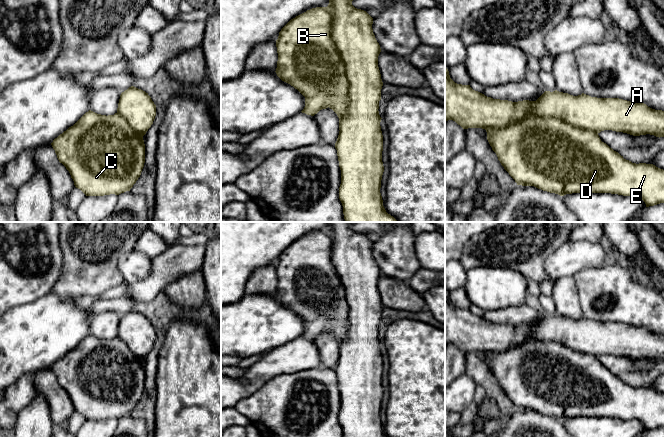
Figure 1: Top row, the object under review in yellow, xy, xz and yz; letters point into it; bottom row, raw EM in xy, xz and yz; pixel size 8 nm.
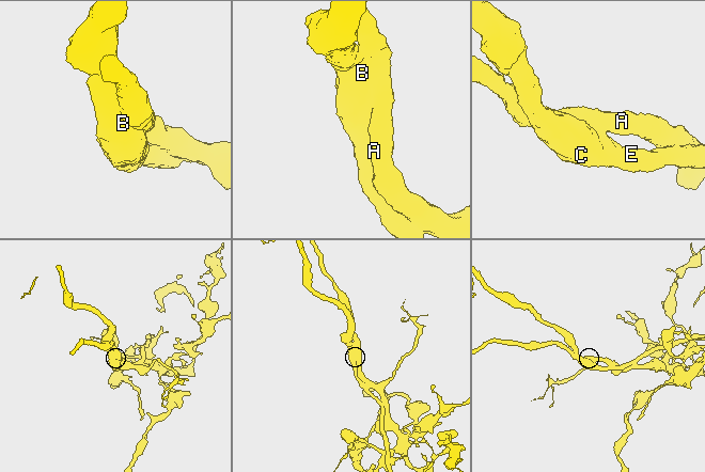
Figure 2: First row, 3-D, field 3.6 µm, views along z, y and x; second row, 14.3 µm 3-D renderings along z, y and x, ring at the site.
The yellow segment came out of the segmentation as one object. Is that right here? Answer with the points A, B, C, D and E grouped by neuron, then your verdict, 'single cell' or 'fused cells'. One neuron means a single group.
A / B C D E; fused cells

